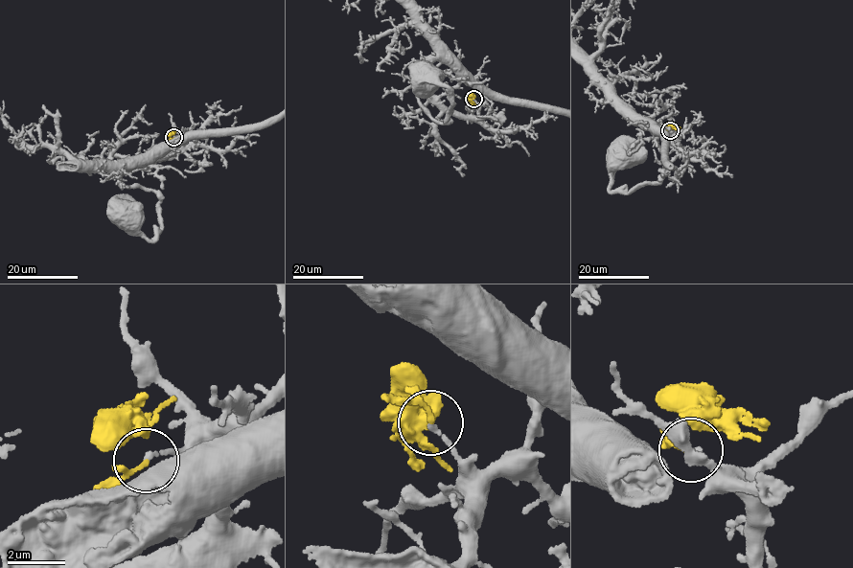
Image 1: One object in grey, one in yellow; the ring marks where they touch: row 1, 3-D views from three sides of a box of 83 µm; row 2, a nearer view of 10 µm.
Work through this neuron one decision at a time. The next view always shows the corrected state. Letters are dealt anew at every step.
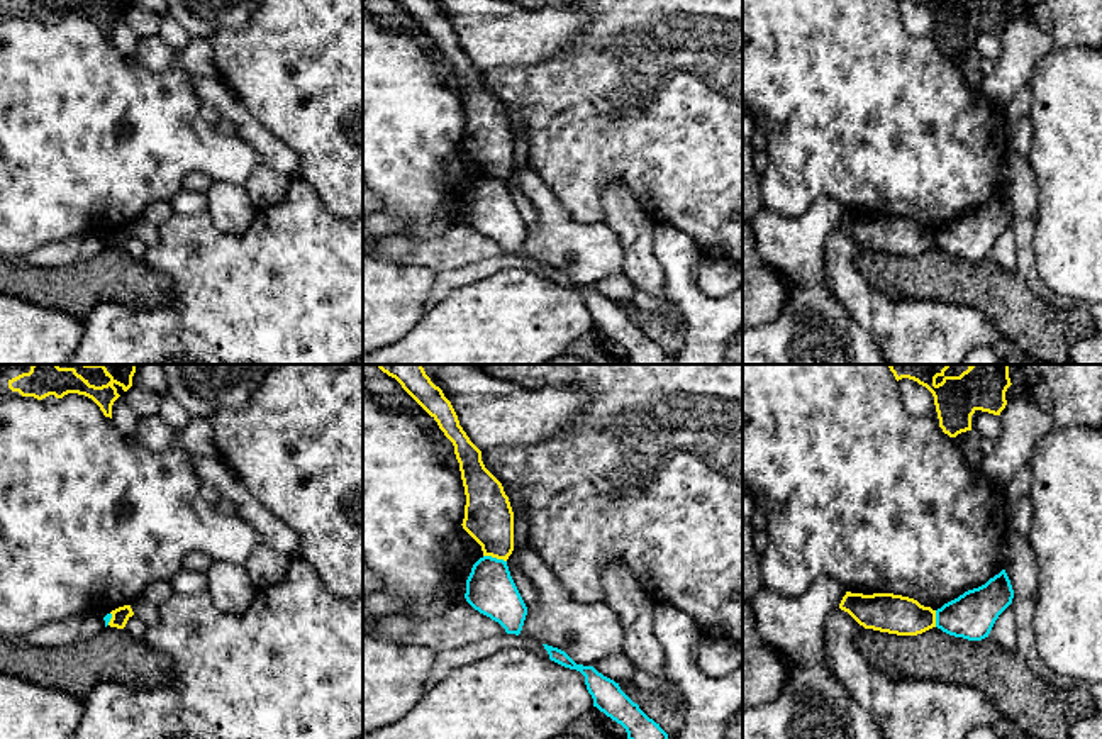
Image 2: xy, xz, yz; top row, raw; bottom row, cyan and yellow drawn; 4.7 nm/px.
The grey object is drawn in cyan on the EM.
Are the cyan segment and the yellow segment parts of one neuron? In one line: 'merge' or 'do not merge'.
do not merge

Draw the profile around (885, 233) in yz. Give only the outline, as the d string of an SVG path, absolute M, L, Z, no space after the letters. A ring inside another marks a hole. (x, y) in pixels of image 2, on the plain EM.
M846 212L839 229L865 249L897 256L917 256L936 247L936 231L914 219L893 214L863 215Z

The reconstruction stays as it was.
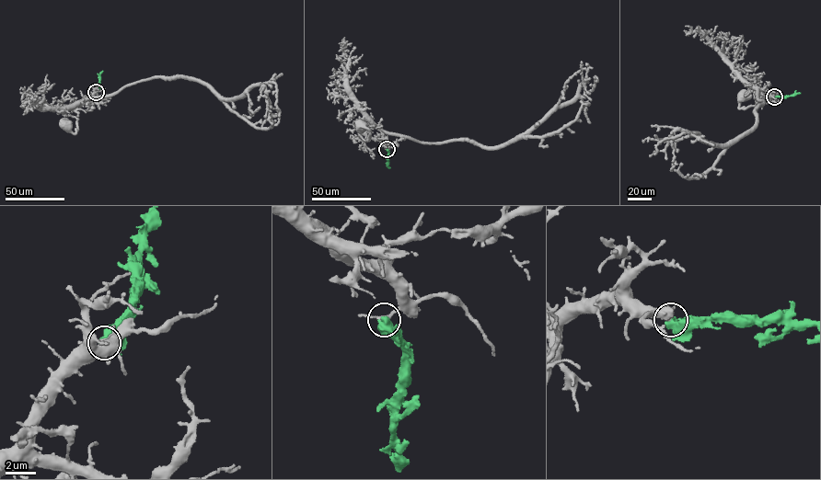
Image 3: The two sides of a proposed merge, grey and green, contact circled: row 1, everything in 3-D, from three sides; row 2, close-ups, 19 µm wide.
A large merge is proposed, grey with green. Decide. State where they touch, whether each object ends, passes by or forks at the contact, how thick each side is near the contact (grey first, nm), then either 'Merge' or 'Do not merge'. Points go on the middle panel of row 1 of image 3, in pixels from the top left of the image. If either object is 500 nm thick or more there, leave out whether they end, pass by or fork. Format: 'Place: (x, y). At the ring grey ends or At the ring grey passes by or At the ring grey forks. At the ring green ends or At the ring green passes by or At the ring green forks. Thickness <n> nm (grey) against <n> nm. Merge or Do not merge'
Place: (387, 149). Thickness 220 nm (grey) against 700 nm. Do not merge

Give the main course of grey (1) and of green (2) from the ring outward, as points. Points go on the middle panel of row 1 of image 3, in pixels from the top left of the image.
1: (387, 149), (387, 144), (359, 128), (363, 139), (368, 140), (369, 130), (360, 125)
2: (387, 149), (389, 167)

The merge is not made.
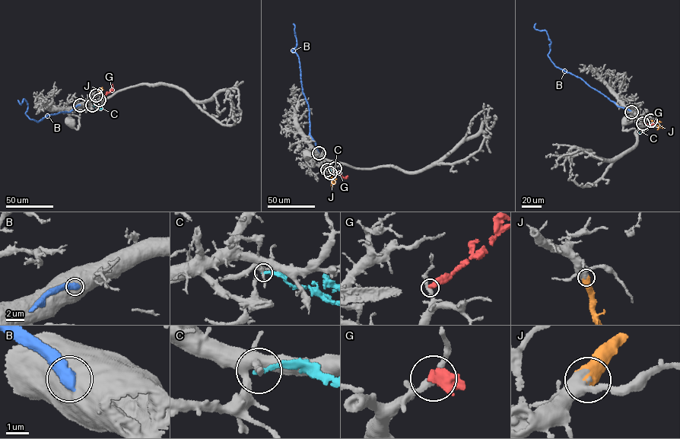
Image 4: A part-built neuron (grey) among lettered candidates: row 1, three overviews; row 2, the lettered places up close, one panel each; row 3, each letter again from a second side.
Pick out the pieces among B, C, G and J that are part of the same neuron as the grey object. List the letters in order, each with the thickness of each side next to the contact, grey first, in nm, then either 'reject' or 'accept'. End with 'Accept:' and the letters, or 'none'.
B: 1050 nm thick on the grey side, 550 nm on the other; reject
C: 190 nm thick on the grey side, 200 nm on the other; reject
G: 280 nm thick on the grey side, 480 nm on the other; reject
J: 480 nm thick on the grey side, 700 nm on the other; accept
Accept: J

